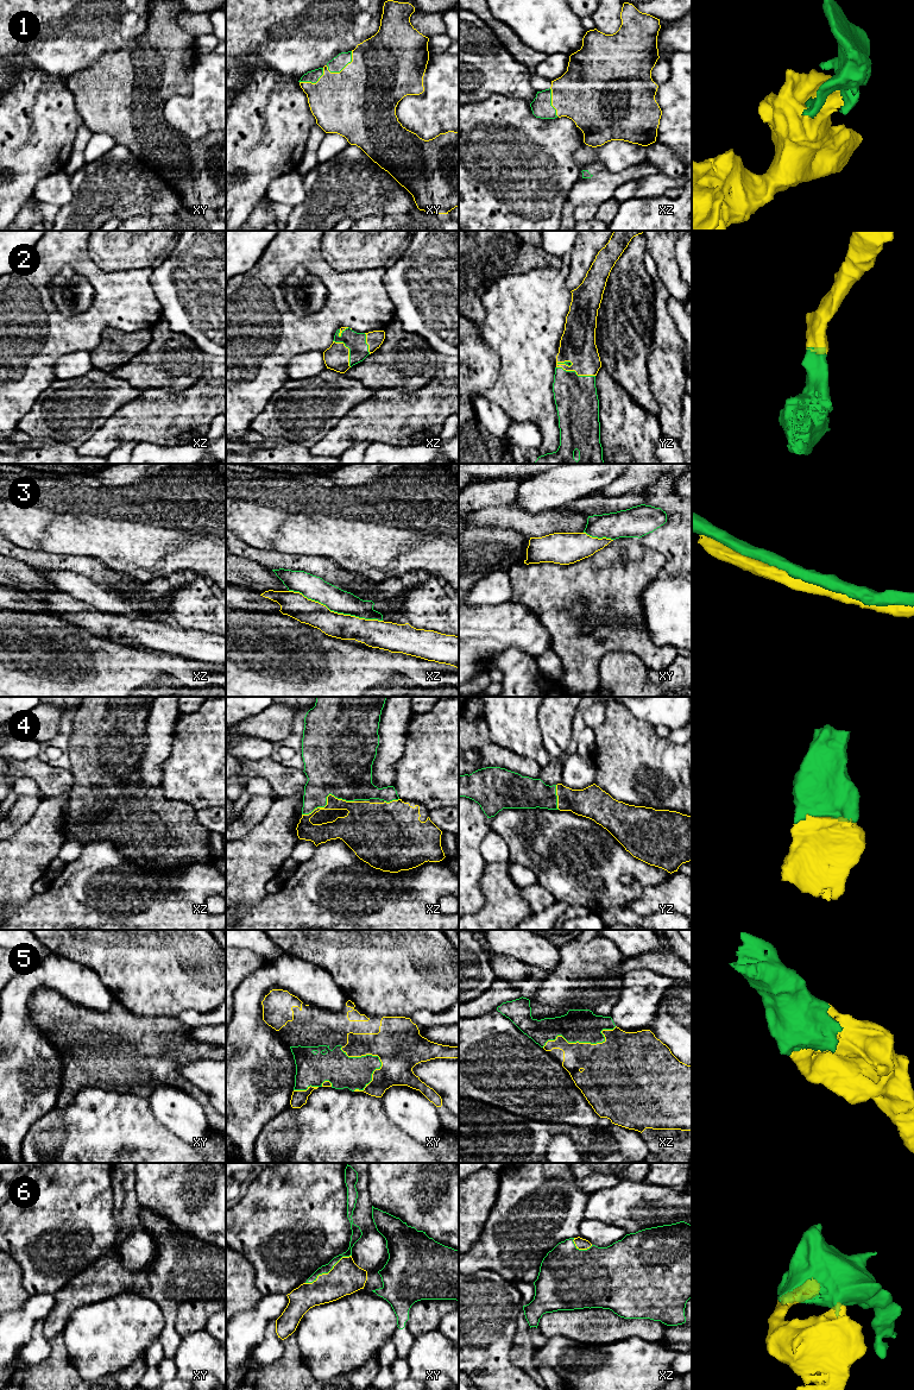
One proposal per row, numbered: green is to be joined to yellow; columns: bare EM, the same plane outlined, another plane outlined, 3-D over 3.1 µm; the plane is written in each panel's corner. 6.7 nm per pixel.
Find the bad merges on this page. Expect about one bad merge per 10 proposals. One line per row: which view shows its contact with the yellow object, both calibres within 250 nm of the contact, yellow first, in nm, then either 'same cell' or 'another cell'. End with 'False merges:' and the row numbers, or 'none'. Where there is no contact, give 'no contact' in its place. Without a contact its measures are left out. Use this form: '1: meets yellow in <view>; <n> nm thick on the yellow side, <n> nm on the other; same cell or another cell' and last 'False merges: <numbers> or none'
1: meets yellow in xy; 480 nm thick on the yellow side, 100 nm on the other; same cell
2: meets yellow in yz; 240 nm thick on the yellow side, 280 nm on the other; same cell
3: meets yellow in xz; 170 nm thick on the yellow side, 160 nm on the other; same cell
4: meets yellow in xz; 190 nm thick on the yellow side, 420 nm on the other; same cell
5: meets yellow in xy; 320 nm thick on the yellow side, 220 nm on the other; same cell
6: meets yellow in xy; 220 nm thick on the yellow side, 60 nm on the other; same cell
False merges: none

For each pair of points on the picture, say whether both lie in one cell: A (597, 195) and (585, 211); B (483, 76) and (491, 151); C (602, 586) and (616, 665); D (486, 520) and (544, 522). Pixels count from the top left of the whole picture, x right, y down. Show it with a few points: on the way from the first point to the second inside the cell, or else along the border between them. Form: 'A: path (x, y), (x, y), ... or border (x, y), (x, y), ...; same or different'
A: border (597, 205), (579, 205), (575, 207); different
B: border (514, 98), (491, 94), (471, 104); different
C: border (640, 660), (609, 651), (599, 674); different
D: path (500, 520), (530, 522); same

